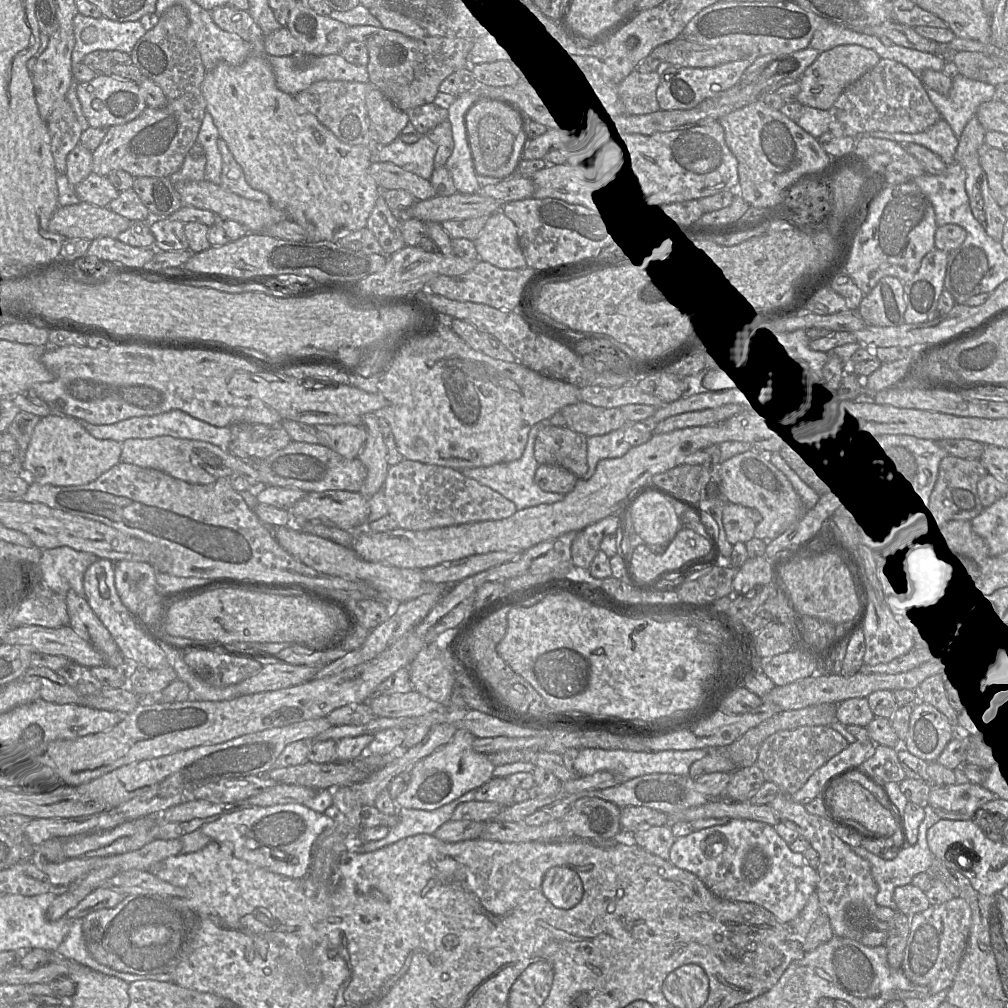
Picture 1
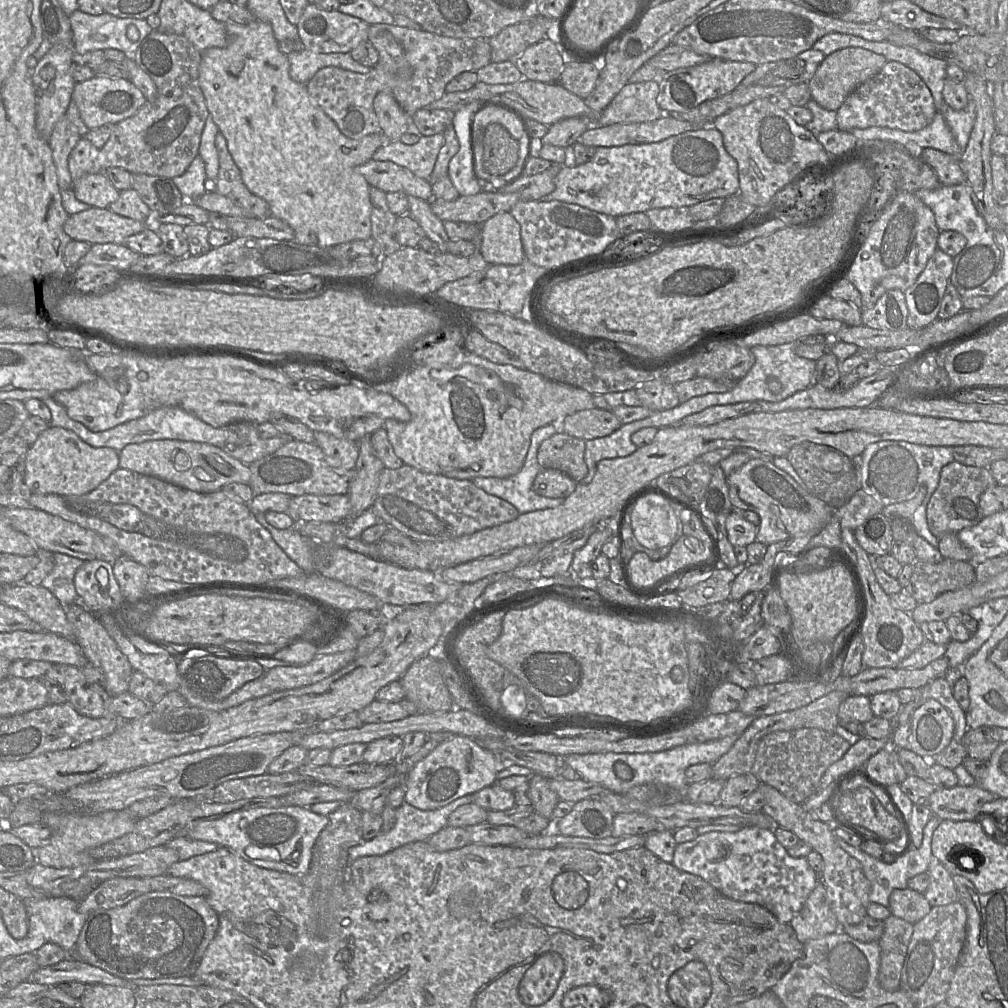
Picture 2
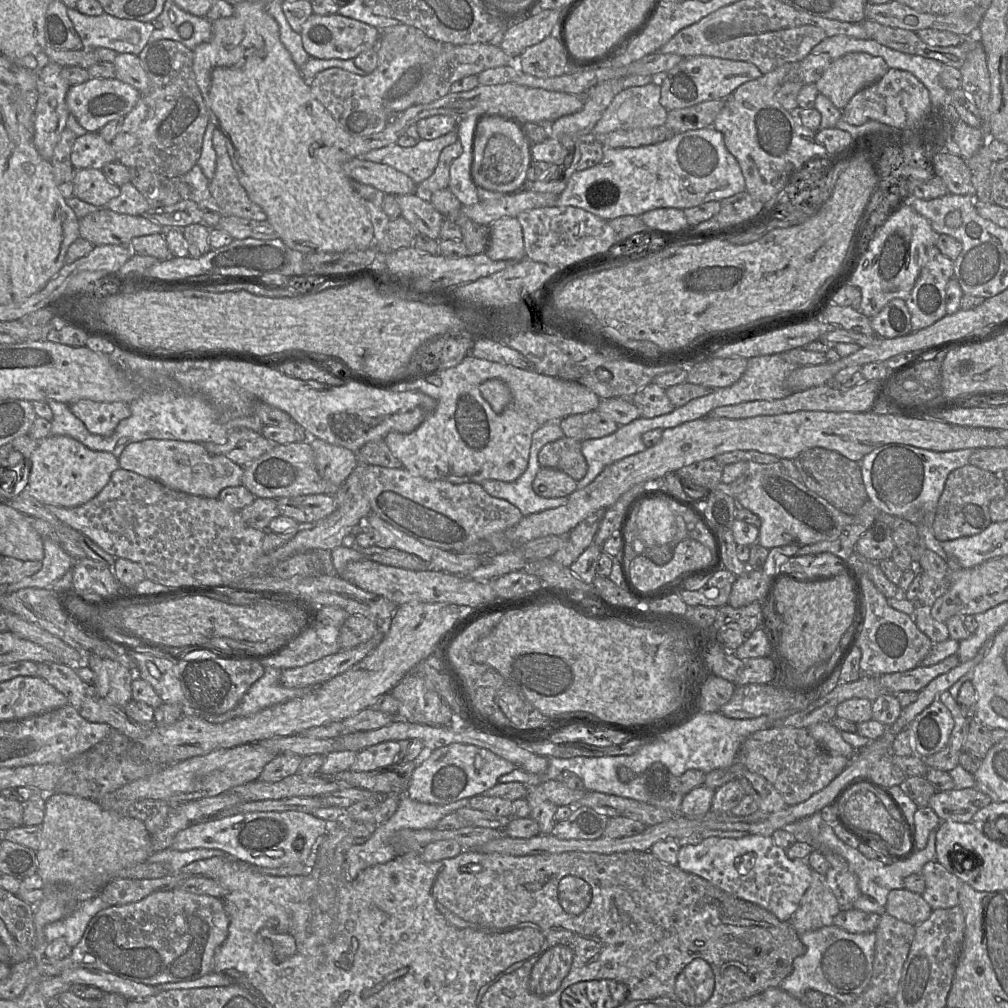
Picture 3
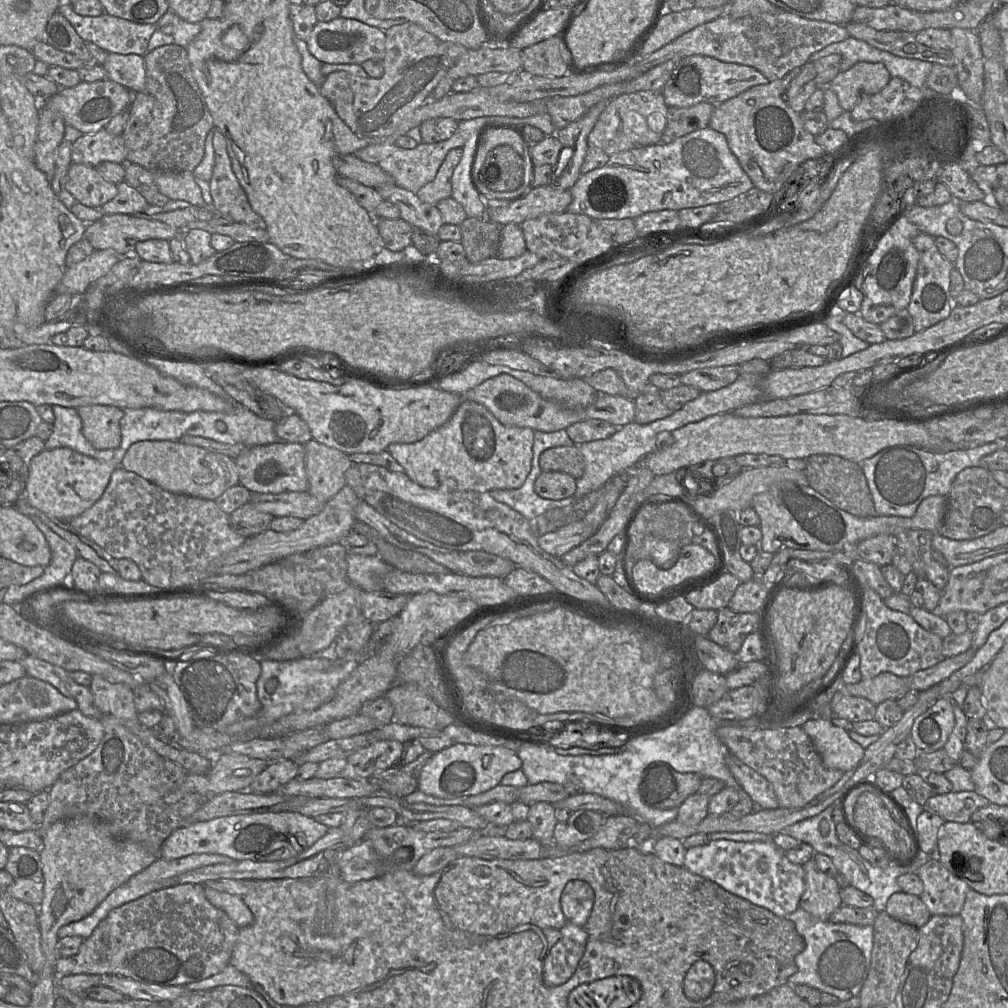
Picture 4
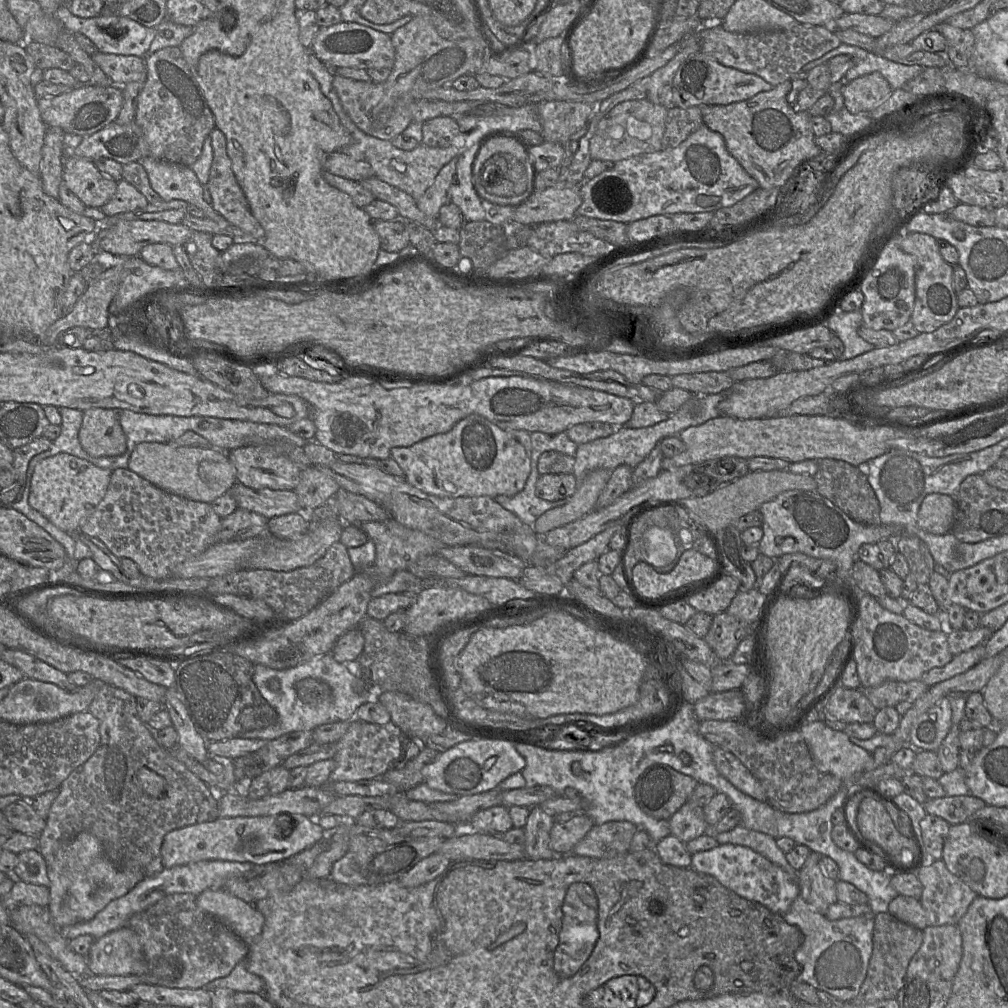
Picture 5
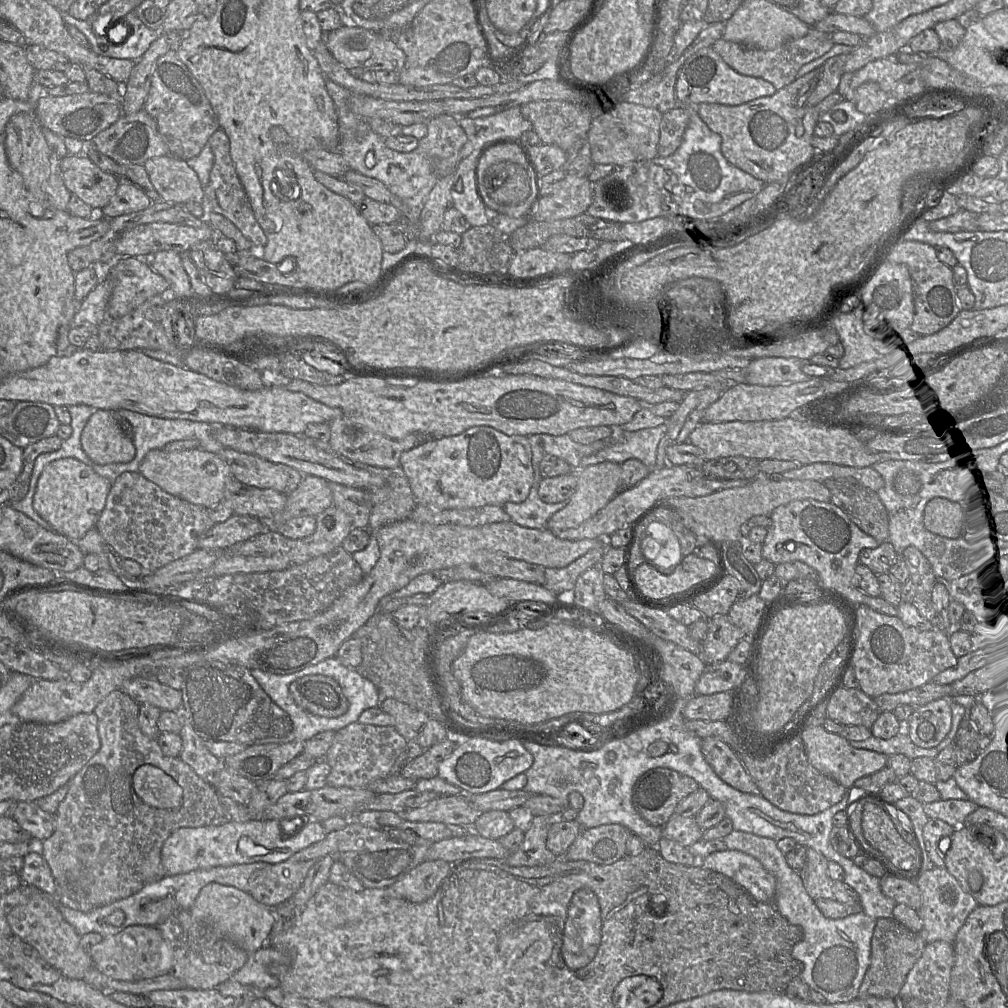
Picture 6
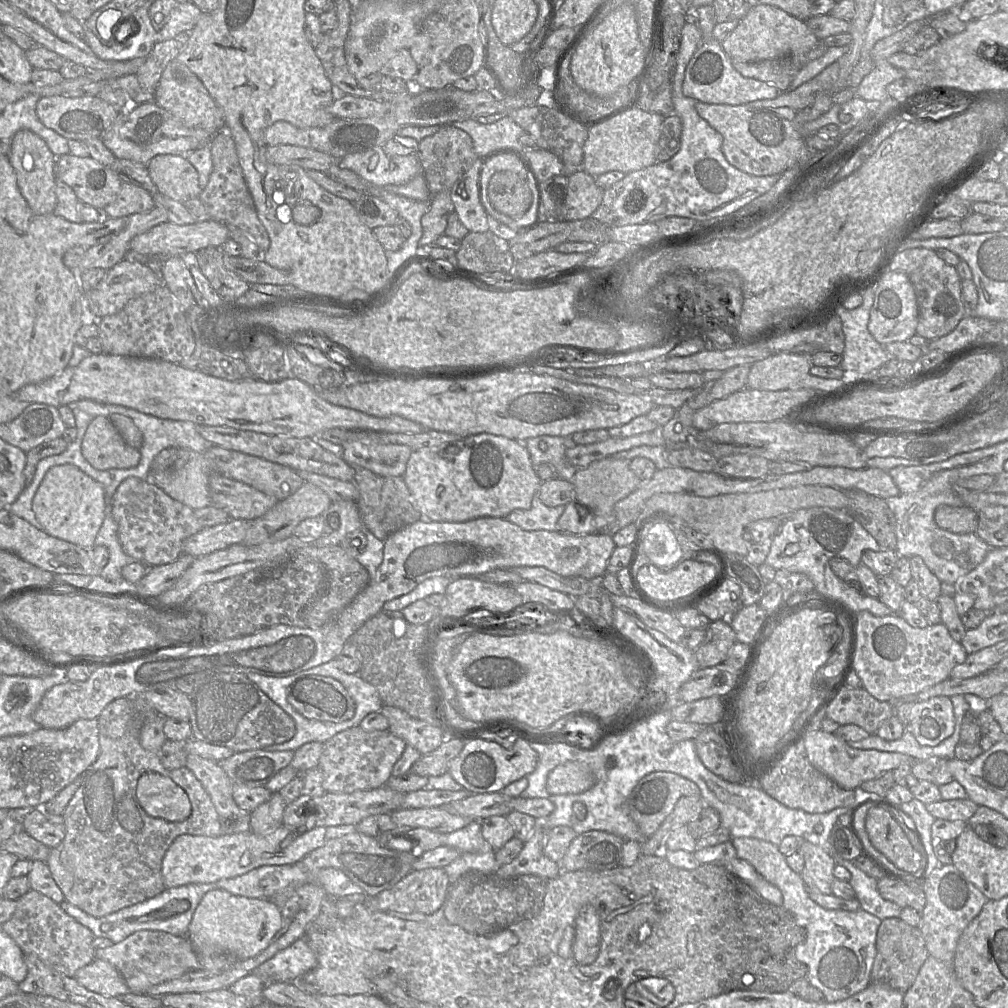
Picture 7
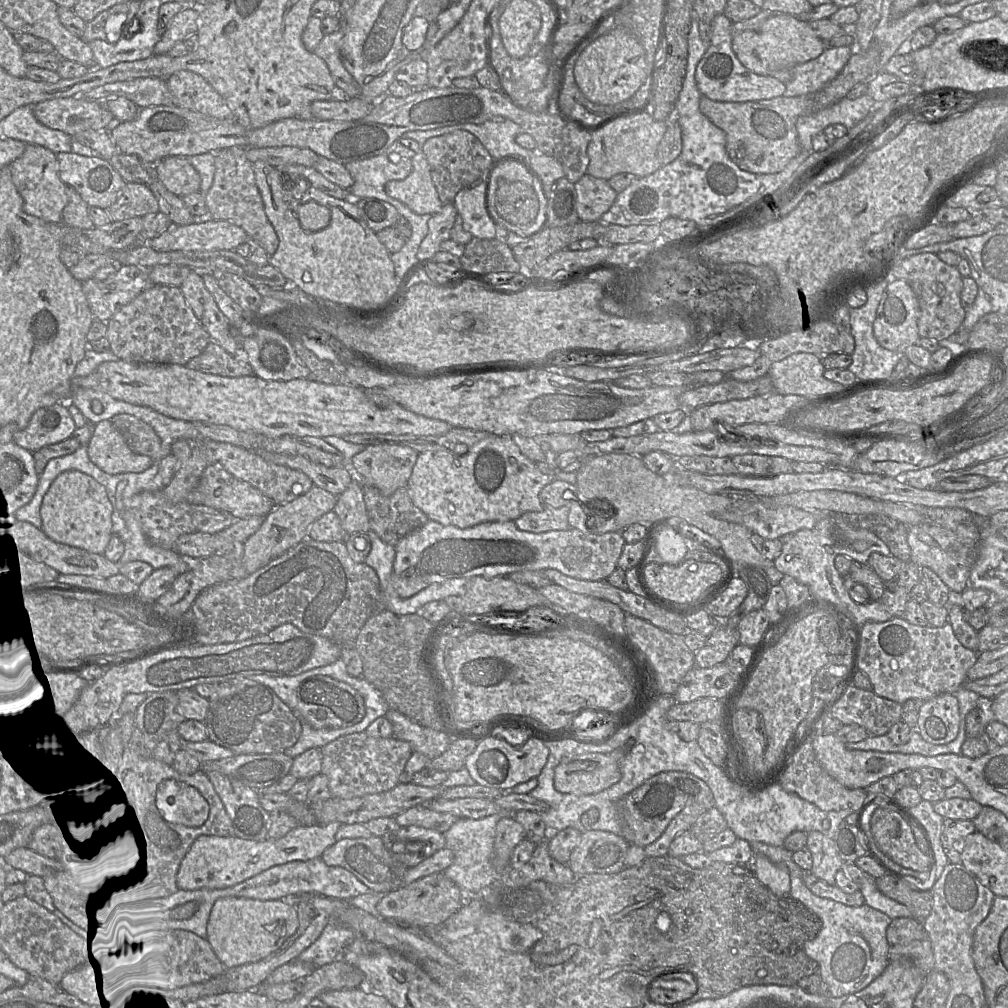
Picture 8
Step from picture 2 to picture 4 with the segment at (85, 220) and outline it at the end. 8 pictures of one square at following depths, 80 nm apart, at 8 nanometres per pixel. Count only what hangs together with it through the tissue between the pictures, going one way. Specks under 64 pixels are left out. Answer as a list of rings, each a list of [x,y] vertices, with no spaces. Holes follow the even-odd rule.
[[[104,214],[97,221],[87,224],[84,233],[84,238],[94,250],[113,249],[120,255],[133,254],[139,241],[169,241],[175,237],[181,237],[180,230],[175,227],[126,214]]]

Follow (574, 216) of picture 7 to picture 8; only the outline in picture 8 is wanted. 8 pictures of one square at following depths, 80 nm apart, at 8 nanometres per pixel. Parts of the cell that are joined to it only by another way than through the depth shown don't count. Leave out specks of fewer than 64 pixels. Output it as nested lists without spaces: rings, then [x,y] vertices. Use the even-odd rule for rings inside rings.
[[[585,174],[575,184],[576,210],[580,221],[600,221],[613,205],[618,193],[607,180]]]

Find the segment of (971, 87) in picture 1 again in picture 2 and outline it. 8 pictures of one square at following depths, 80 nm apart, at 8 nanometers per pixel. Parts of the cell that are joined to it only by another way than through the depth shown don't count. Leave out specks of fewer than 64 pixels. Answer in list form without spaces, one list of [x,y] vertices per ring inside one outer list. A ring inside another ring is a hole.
[[[969,97],[967,106],[963,110],[954,110],[944,101],[938,112],[944,117],[962,153],[967,146],[975,122],[976,109],[973,99]]]

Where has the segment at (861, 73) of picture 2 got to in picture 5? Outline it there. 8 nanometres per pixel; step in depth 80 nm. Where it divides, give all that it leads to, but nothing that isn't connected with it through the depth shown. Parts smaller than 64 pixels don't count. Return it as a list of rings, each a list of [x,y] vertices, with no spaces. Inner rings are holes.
[[[879,73],[860,76],[842,87],[844,107],[852,114],[870,112],[888,100],[892,88]]]

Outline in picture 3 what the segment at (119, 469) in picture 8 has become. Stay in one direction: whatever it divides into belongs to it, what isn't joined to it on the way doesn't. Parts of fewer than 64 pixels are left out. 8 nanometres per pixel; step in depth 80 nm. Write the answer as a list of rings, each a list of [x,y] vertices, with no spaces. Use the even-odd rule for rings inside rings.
[[[81,399],[69,407],[90,433],[103,437],[111,436],[119,422],[131,415],[129,403],[124,402],[95,402]]]

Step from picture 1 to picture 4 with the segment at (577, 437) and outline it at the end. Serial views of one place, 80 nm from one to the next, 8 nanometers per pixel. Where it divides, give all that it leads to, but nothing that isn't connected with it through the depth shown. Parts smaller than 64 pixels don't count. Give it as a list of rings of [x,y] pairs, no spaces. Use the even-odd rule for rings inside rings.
[[[577,445],[553,447],[541,453],[539,465],[542,472],[562,472],[575,479],[585,470],[585,462]]]

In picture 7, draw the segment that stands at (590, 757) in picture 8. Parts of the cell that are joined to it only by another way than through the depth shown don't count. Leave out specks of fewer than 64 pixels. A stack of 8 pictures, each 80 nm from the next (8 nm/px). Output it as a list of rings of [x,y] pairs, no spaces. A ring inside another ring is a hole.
[[[566,761],[548,775],[547,790],[550,794],[579,794],[596,784],[596,776],[588,764]]]

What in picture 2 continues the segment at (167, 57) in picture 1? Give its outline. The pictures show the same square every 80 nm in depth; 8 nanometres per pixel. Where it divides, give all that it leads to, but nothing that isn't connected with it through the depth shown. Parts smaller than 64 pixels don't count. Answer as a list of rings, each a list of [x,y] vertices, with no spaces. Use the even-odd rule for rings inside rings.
[[[152,31],[138,47],[134,61],[152,79],[157,96],[132,116],[114,125],[107,142],[100,148],[102,171],[120,167],[131,174],[173,178],[182,175],[199,155],[199,144],[209,116],[199,86],[201,54],[182,35]]]

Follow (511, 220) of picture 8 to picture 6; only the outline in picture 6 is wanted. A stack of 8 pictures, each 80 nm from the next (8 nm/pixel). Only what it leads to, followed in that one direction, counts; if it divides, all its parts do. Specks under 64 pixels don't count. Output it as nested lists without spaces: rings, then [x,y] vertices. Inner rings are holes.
[[[498,145],[489,149],[476,168],[478,192],[490,209],[509,217],[528,217],[539,198],[537,170],[530,166],[516,145]]]

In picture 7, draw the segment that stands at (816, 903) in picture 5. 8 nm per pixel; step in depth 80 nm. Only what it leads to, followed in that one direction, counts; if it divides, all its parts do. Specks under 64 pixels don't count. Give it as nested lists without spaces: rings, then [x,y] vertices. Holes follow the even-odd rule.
[[[802,841],[800,851],[804,856],[804,868],[801,877],[809,891],[832,894],[833,875],[836,863],[821,847]]]

